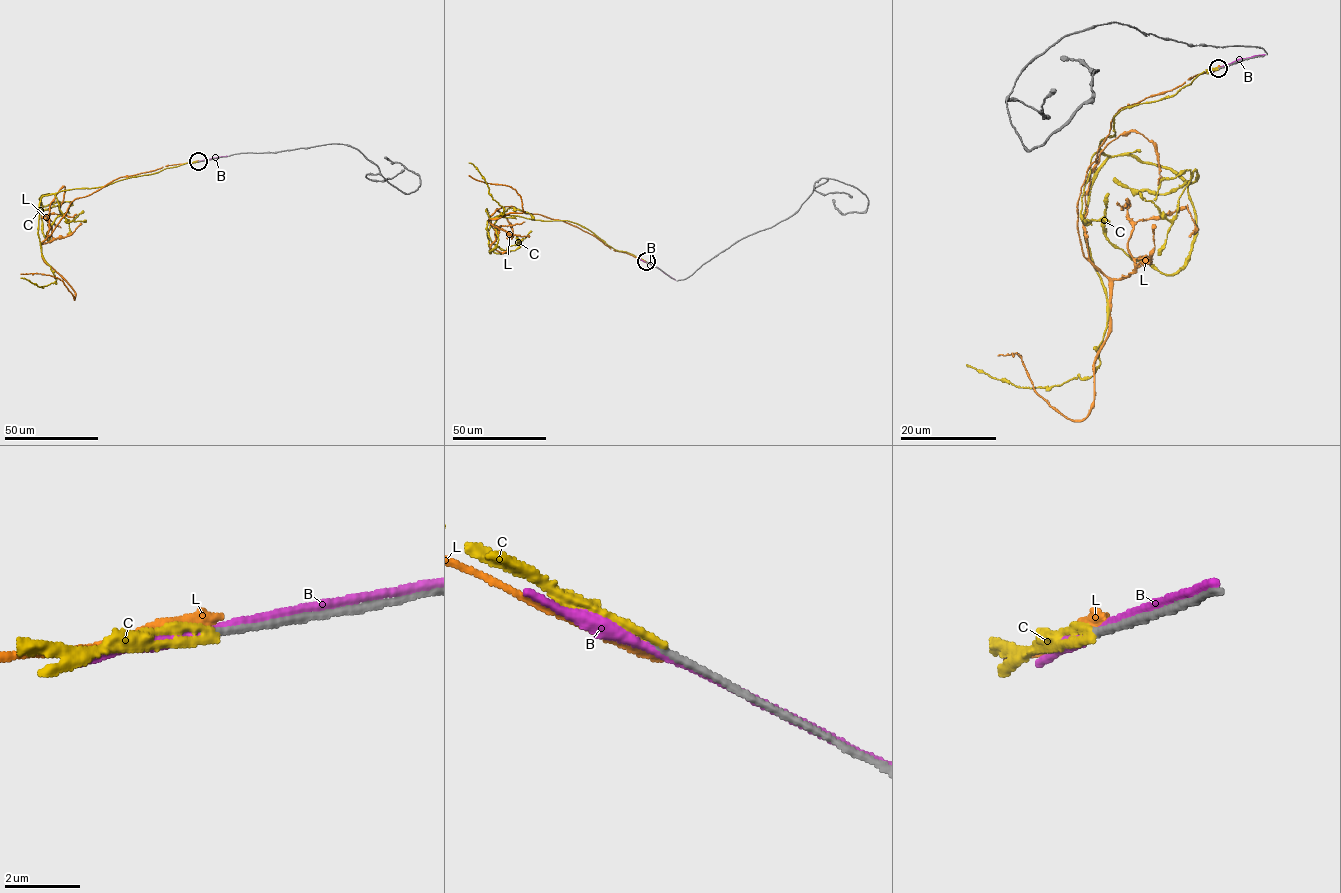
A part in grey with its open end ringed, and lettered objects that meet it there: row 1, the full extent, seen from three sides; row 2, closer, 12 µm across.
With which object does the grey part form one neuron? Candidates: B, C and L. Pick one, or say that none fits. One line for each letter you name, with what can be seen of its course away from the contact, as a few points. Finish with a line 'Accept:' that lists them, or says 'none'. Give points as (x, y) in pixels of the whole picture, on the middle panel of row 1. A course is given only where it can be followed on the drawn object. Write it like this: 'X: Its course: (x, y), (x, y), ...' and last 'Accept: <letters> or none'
Accept: none

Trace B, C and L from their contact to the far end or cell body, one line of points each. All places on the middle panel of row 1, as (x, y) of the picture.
B: (649, 263), (675, 280)
C: (646, 261), (568, 221), (491, 218), (486, 209), (490, 218), (502, 215), (503, 207), (468, 162)
L: (646, 261), (513, 206), (489, 219), (521, 213), (521, 196), (468, 175)

